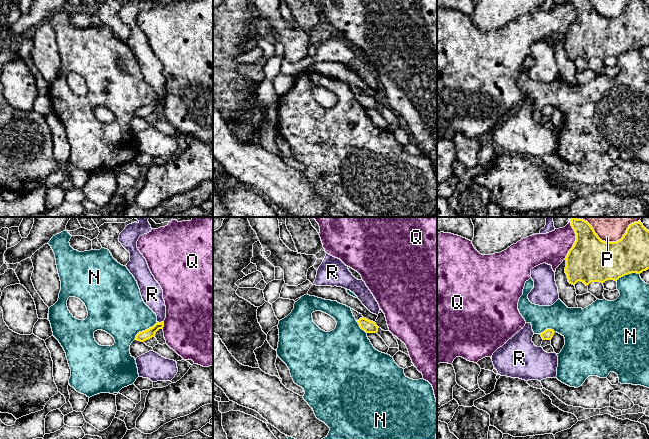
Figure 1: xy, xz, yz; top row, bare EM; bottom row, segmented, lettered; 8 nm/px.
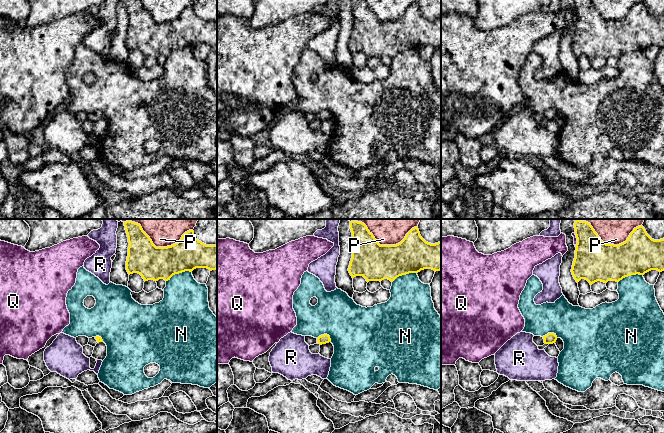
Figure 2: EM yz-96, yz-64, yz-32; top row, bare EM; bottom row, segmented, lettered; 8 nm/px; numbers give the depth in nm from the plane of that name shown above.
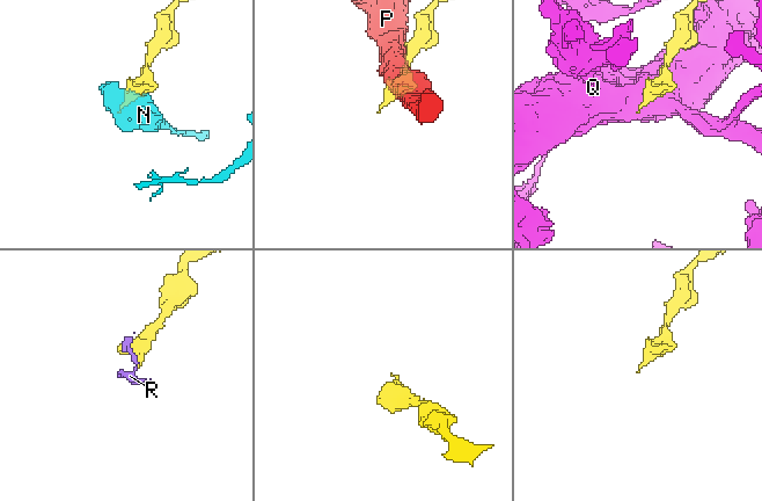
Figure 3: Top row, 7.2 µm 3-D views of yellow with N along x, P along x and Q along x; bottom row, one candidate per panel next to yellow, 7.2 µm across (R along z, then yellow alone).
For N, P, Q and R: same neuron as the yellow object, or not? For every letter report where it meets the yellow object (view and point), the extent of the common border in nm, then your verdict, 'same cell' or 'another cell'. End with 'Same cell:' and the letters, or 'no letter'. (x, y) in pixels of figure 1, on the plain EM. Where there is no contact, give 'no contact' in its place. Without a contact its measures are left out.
N: contact xy (145, 106); length 240 nm; another cell
P: contact yz (610, 18); length 340 nm; another cell
Q: contact yz (575, 17); length 280 nm; another cell
R: contact xy (161, 98); length 60 nm; another cell
Same cell: no letter

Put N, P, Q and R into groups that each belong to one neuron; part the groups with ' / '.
N / P / Q / R

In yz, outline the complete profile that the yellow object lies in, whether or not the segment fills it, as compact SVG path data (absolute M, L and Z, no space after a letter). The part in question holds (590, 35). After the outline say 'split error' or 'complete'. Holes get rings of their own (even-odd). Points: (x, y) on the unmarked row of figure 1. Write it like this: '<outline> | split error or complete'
M571 0L576 17L565 36L568 58L575 62L578 57L588 62L591 58L617 57L631 50L649 45L649 6L643 0L630 0L623 13L616 18L602 17L590 0Z | complete

